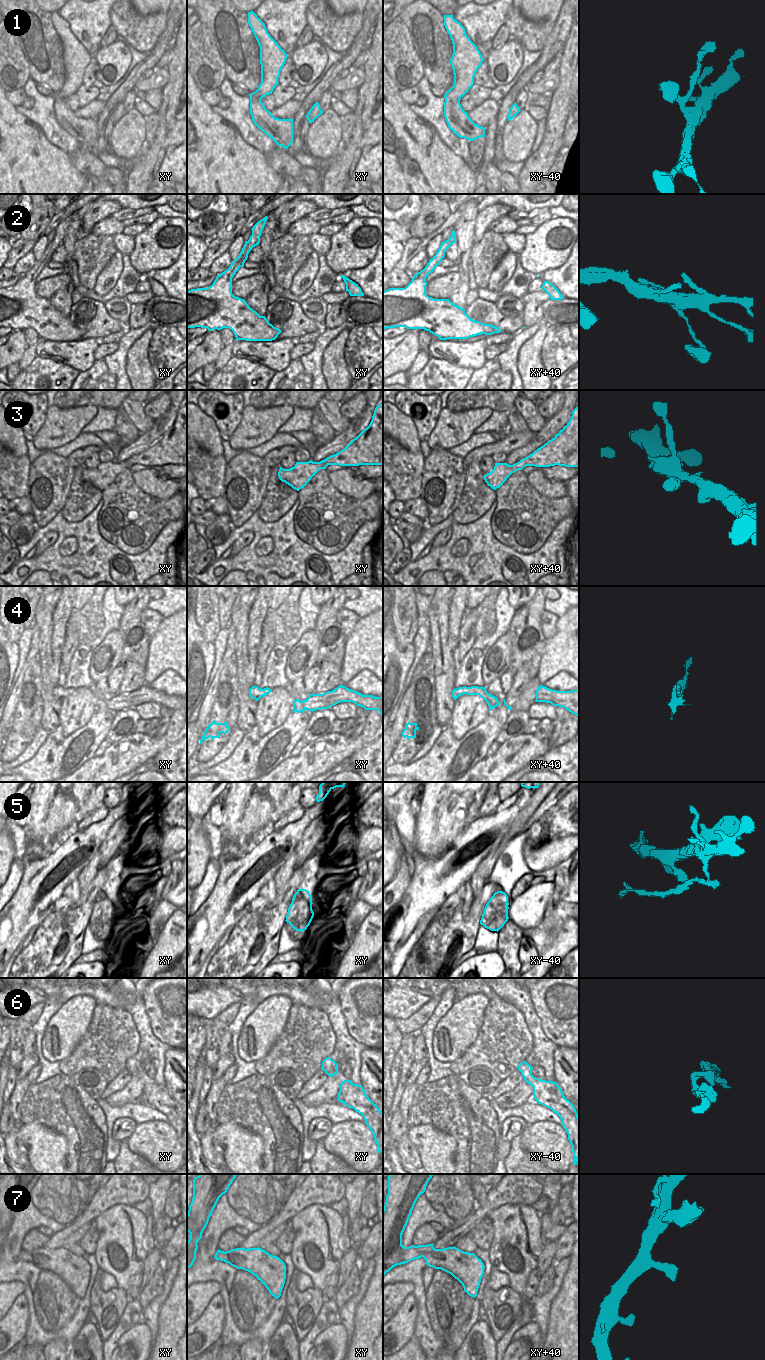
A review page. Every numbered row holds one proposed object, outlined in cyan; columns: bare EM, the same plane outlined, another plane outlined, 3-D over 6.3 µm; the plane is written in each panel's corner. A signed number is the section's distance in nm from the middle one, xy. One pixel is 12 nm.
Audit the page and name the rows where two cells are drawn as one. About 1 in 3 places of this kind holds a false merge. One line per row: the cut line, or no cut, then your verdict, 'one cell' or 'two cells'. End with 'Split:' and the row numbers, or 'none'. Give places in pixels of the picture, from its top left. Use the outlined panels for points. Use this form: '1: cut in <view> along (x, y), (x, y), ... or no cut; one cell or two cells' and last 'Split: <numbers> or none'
1: no cut; one cell
2: no cut; one cell
3: no cut; one cell
4: no cut; one cell
5: cut in xy along (304, 891), (309, 894); two cells
6: no cut; one cell
7: no cut; one cell
Split: 5

